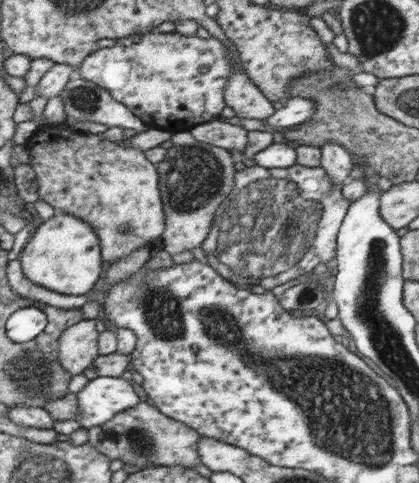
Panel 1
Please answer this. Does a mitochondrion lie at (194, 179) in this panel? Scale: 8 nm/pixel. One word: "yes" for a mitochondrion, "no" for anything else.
yes

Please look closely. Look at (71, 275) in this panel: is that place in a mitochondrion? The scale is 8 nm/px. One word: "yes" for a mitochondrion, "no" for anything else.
no

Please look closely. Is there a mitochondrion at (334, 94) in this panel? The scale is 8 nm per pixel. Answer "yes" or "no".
yes

